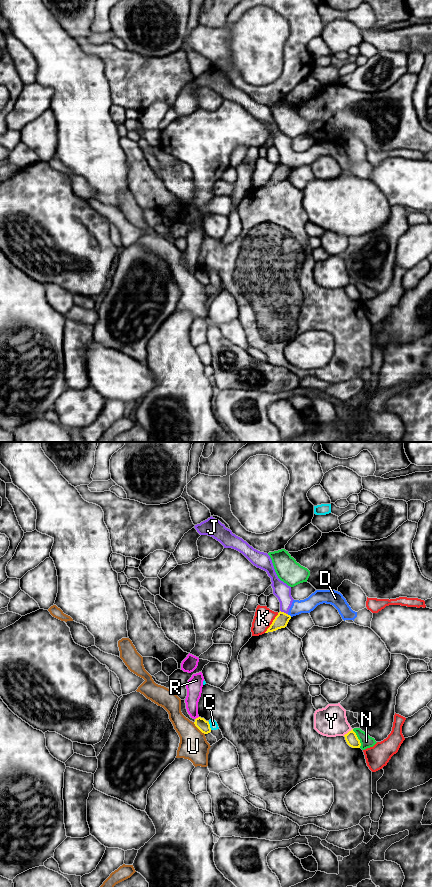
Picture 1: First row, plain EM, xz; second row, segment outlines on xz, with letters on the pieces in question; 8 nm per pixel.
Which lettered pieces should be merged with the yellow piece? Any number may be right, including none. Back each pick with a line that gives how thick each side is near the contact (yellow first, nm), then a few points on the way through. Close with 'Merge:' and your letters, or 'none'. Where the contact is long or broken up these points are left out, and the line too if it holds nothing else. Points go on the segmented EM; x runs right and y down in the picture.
Merge: none

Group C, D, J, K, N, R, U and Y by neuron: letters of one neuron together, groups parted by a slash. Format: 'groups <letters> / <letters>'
groups C / D J R / K / N / U / Y

